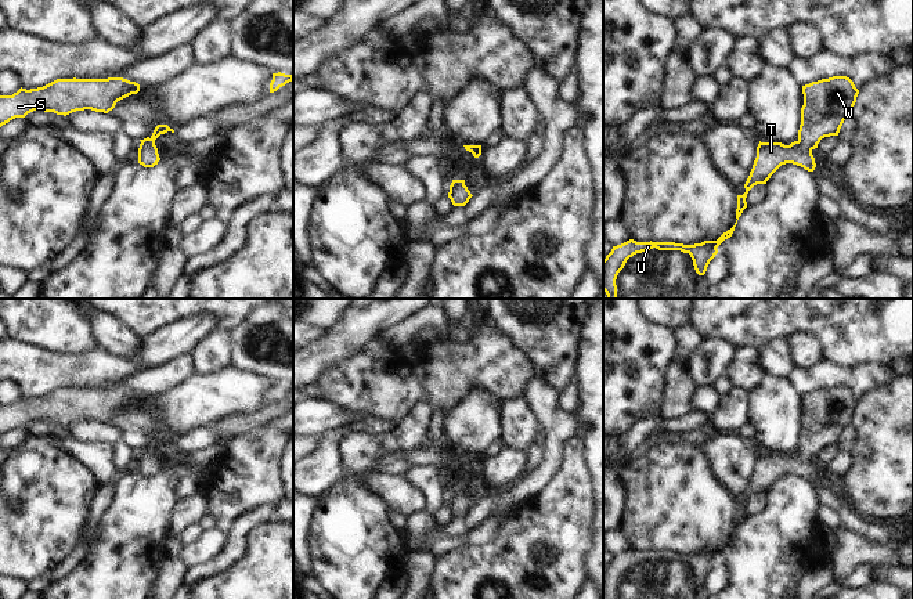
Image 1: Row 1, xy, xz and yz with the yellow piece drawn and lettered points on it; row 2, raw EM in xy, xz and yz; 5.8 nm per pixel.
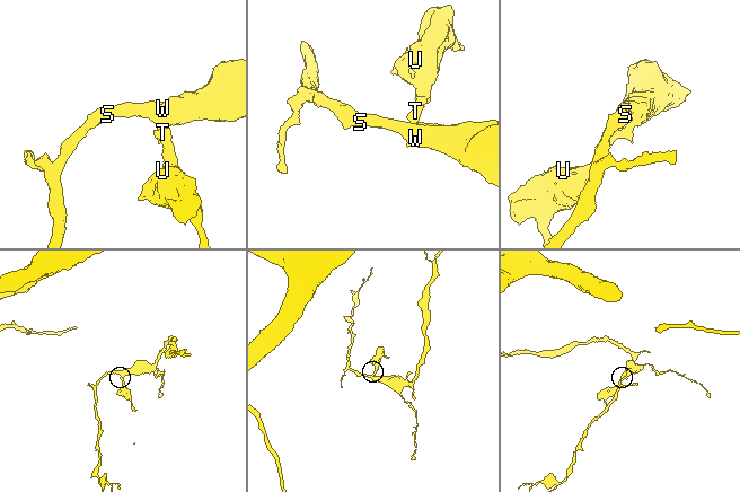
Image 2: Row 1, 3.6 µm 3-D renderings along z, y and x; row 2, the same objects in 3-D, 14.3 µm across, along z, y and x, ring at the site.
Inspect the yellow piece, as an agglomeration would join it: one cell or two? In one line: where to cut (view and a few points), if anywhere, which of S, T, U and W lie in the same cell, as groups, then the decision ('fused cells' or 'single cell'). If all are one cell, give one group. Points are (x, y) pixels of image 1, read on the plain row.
no cut | S T U W | single cell

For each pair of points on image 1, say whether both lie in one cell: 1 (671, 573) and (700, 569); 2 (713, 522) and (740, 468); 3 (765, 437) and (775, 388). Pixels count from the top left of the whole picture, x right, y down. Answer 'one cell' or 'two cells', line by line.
1: one cell
2: two cells
3: one cell

